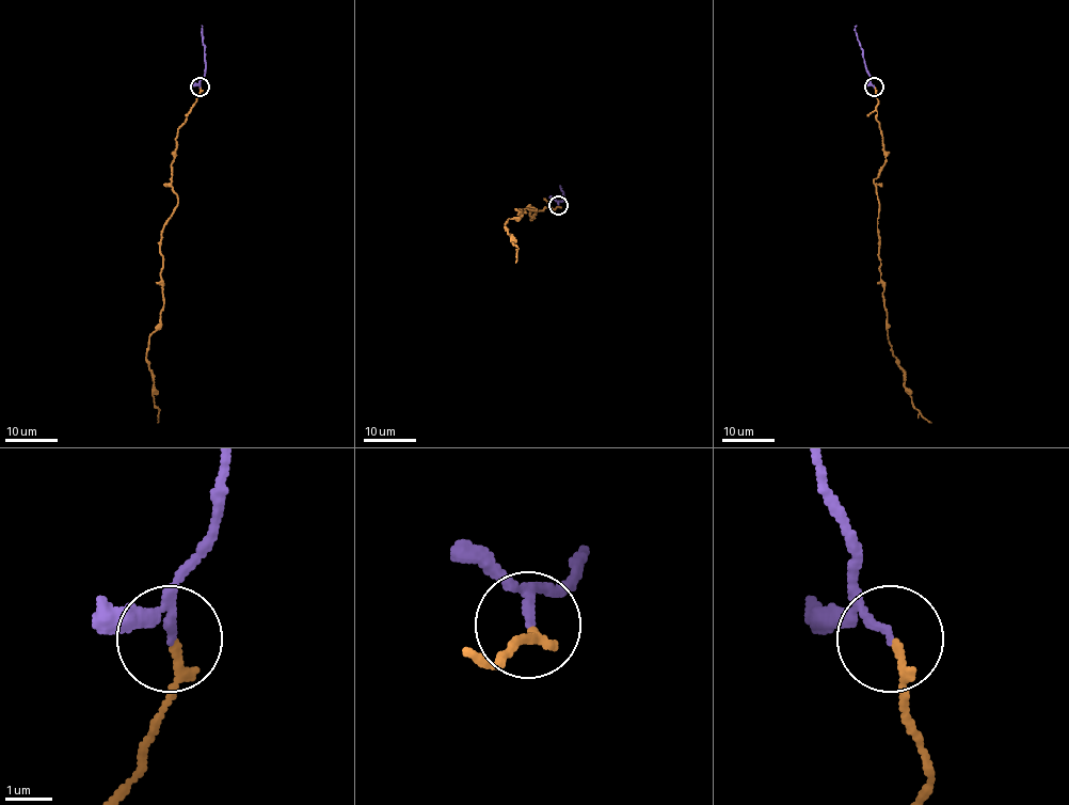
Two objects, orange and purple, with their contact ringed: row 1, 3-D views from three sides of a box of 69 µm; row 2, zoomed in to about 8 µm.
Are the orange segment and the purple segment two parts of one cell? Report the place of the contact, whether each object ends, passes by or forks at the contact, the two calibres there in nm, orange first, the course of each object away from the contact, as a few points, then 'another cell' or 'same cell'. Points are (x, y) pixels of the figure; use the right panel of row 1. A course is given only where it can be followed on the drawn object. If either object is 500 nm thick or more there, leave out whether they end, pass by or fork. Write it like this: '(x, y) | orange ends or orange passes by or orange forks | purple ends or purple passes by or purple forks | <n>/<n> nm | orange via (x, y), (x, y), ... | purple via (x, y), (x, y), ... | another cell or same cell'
(874, 87) | orange ends | purple passes by | 160/120 nm | orange via (875, 87), (886, 163), (874, 184), (888, 343), (913, 406), (931, 422) | purple via (874, 87), (855, 31), (856, 26) | same cell

